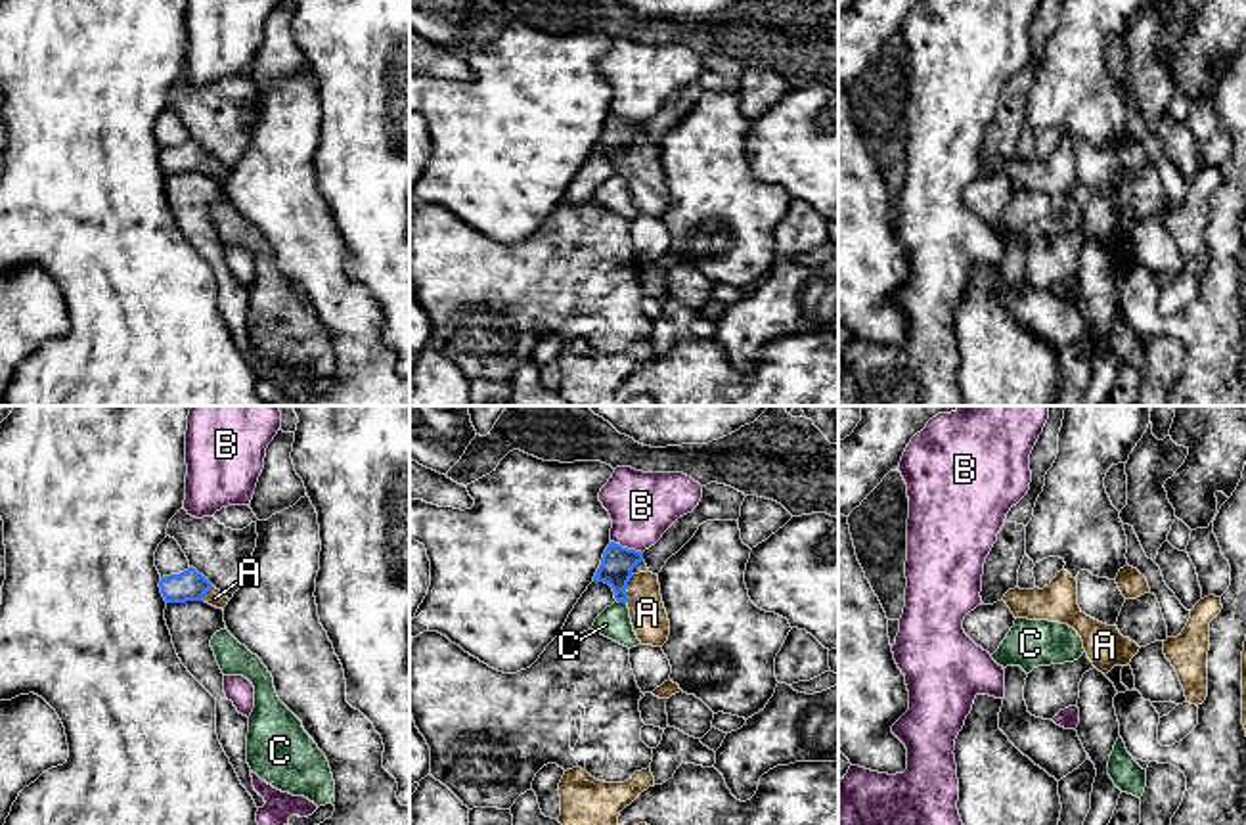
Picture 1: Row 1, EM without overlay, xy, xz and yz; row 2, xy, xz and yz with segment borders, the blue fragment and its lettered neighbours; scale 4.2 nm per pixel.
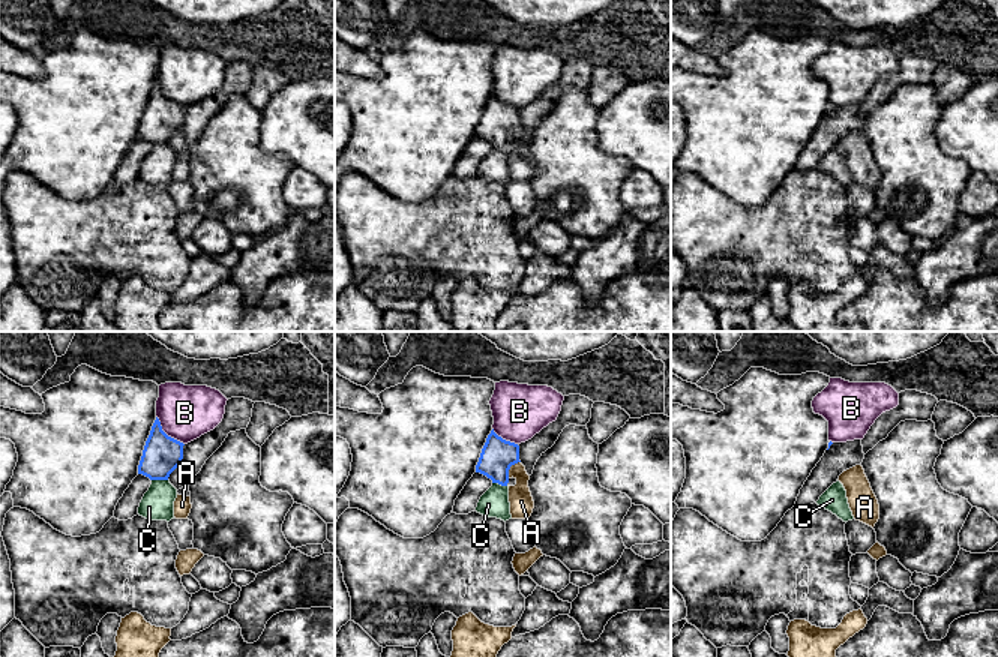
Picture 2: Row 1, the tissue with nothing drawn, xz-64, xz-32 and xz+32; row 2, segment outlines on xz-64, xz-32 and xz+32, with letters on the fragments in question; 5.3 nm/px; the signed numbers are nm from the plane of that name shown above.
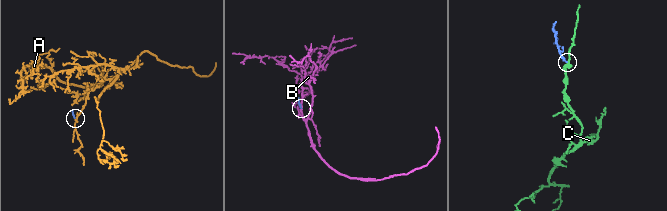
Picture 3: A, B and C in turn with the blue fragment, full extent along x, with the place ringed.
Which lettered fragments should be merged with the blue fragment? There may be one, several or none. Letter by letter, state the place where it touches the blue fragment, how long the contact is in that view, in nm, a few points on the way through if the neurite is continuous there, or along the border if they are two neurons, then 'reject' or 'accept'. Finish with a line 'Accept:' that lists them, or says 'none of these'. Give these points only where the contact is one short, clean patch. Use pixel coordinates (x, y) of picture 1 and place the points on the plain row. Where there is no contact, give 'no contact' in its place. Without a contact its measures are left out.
A: contact xz (626, 157); length 120 nm; way xz (617, 134), (617, 146), (626, 157), (645, 177), (647, 184); accept
B: contact xz (626, 119); length 150 nm; reject
C: contact xz (622, 173); length 50 nm; border xz (617, 171), (626, 175); reject
Accept: A

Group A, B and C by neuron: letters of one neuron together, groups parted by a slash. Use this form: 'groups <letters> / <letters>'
groups A / B / C

